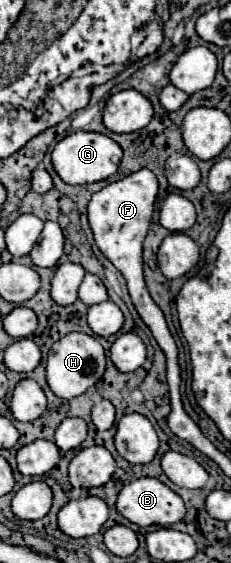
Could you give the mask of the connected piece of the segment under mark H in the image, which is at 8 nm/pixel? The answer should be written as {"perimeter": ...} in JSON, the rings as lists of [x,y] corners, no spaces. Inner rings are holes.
{"perimeter":[[[68,333],[56,341],[48,353],[46,361],[46,379],[54,395],[62,399],[72,399],[94,387],[106,371],[106,353],[104,347],[86,333]]]}

